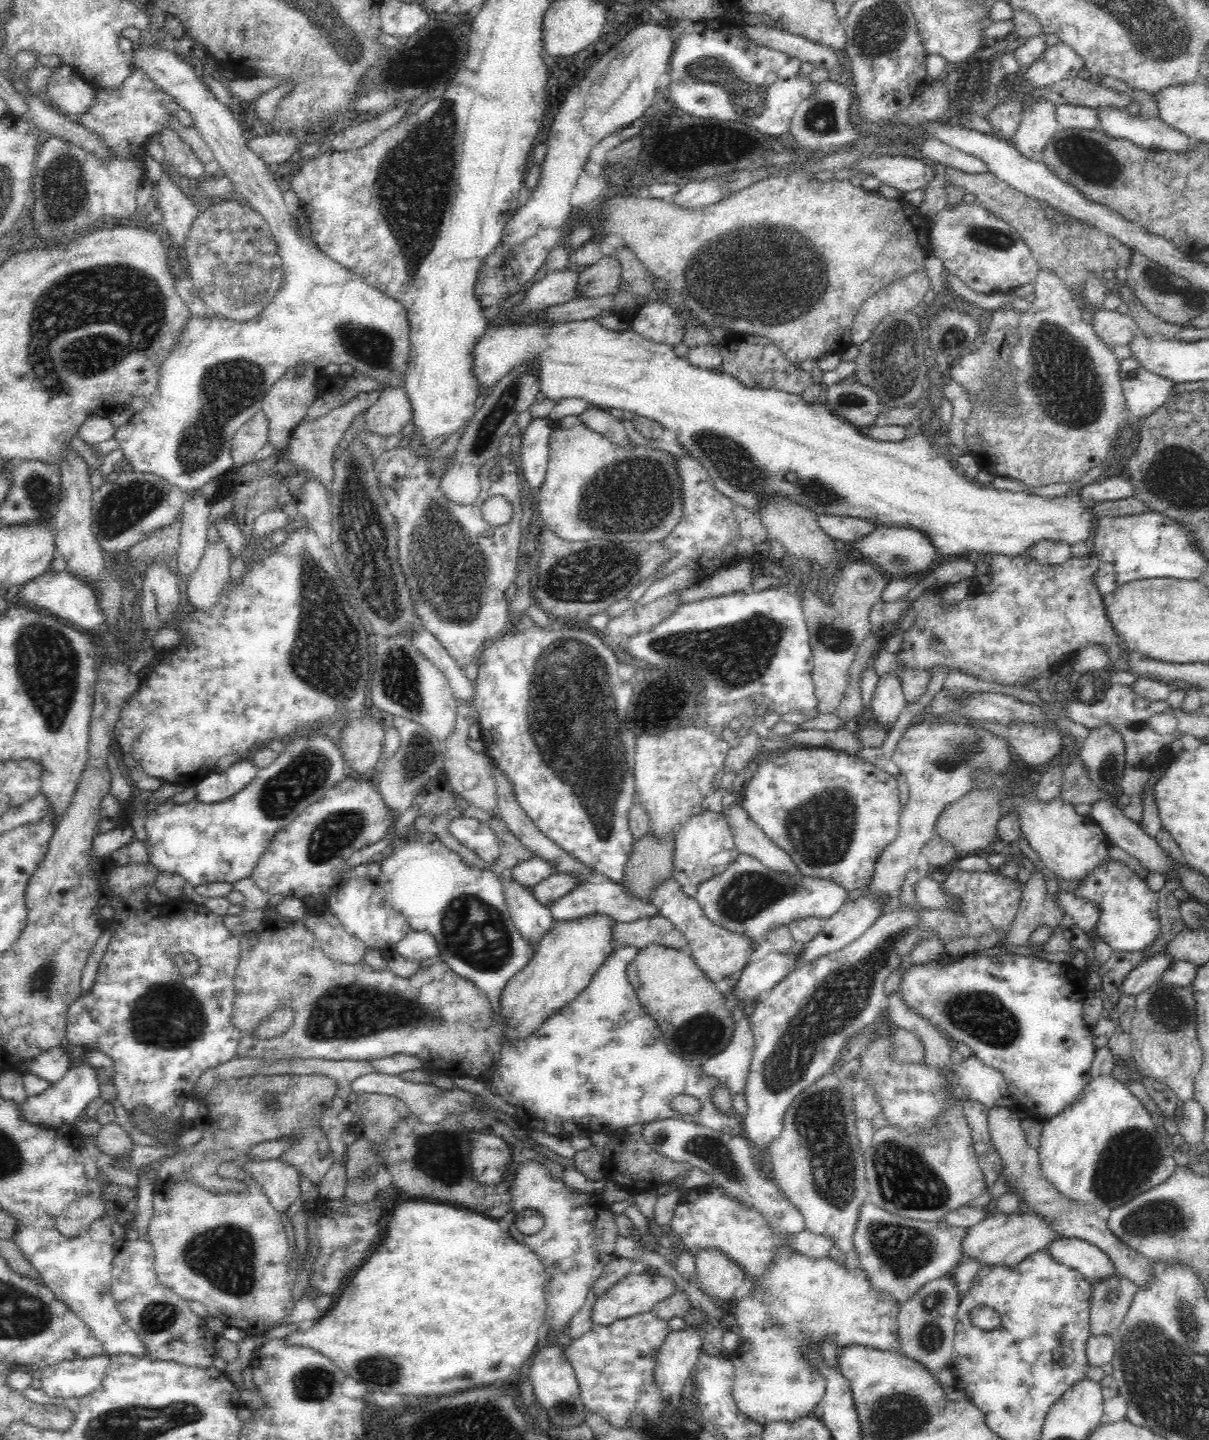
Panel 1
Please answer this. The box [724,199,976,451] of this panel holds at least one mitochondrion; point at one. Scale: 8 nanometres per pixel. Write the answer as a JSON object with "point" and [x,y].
{"point":[889,356]}

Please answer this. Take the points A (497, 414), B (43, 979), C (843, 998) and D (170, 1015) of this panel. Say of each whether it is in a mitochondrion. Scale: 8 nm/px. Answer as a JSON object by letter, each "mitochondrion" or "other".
{"A":"mitochondrion","B":"mitochondrion","C":"mitochondrion","D":"mitochondrion"}

